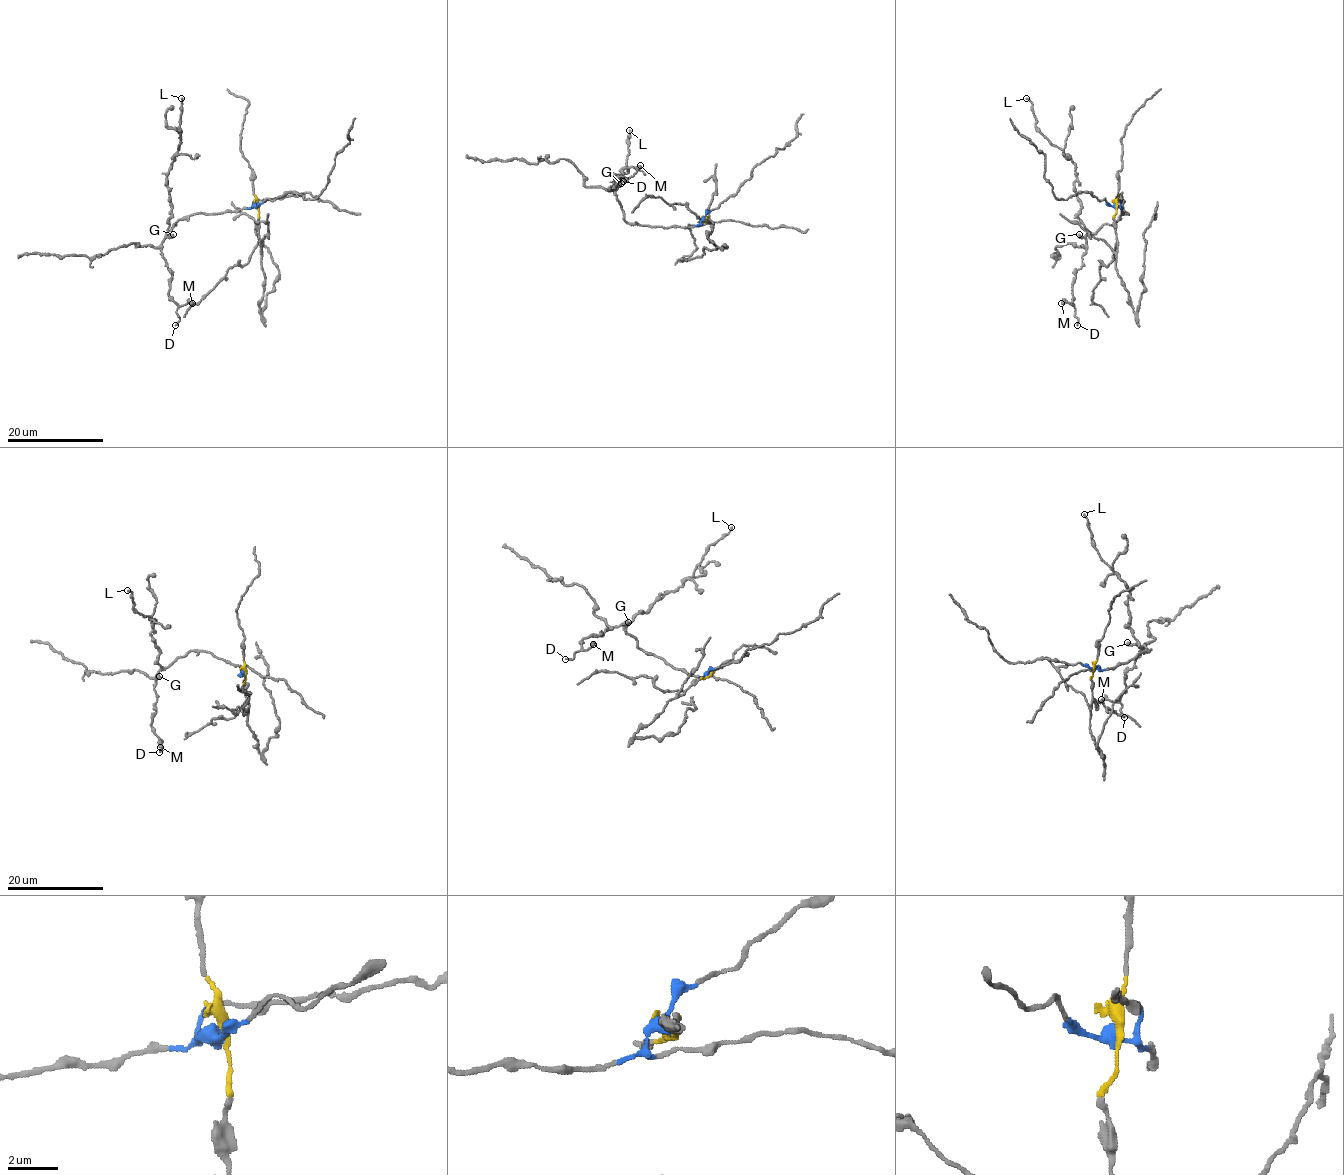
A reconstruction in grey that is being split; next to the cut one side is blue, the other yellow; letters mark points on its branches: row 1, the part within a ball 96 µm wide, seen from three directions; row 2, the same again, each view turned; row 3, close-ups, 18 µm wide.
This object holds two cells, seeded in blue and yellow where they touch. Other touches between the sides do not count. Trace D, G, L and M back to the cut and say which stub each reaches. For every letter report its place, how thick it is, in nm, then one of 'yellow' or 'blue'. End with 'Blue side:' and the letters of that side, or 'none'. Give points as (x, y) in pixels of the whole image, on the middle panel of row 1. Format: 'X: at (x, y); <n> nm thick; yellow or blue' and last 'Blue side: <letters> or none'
D: at (623, 181); 120 nm thick; blue
G: at (621, 183); 440 nm thick; blue
L: at (629, 130); 170 nm thick; blue
M: at (640, 165); 480 nm thick; blue
Blue side: D, G, L, M

